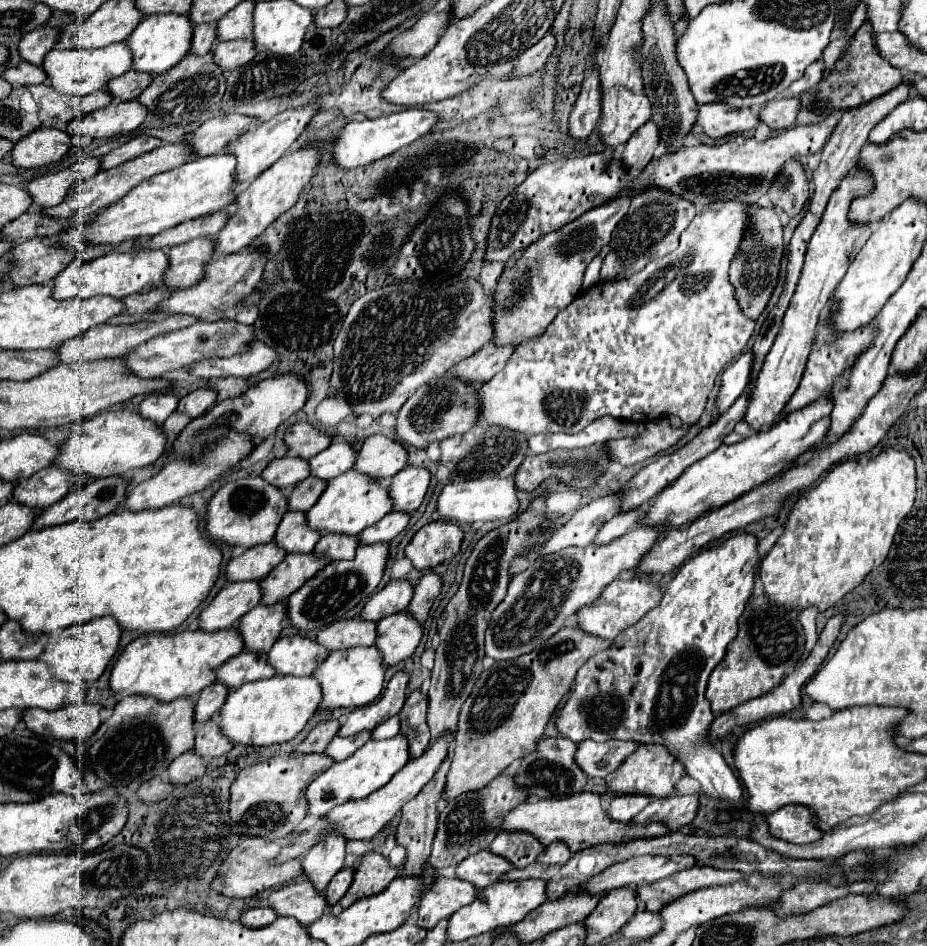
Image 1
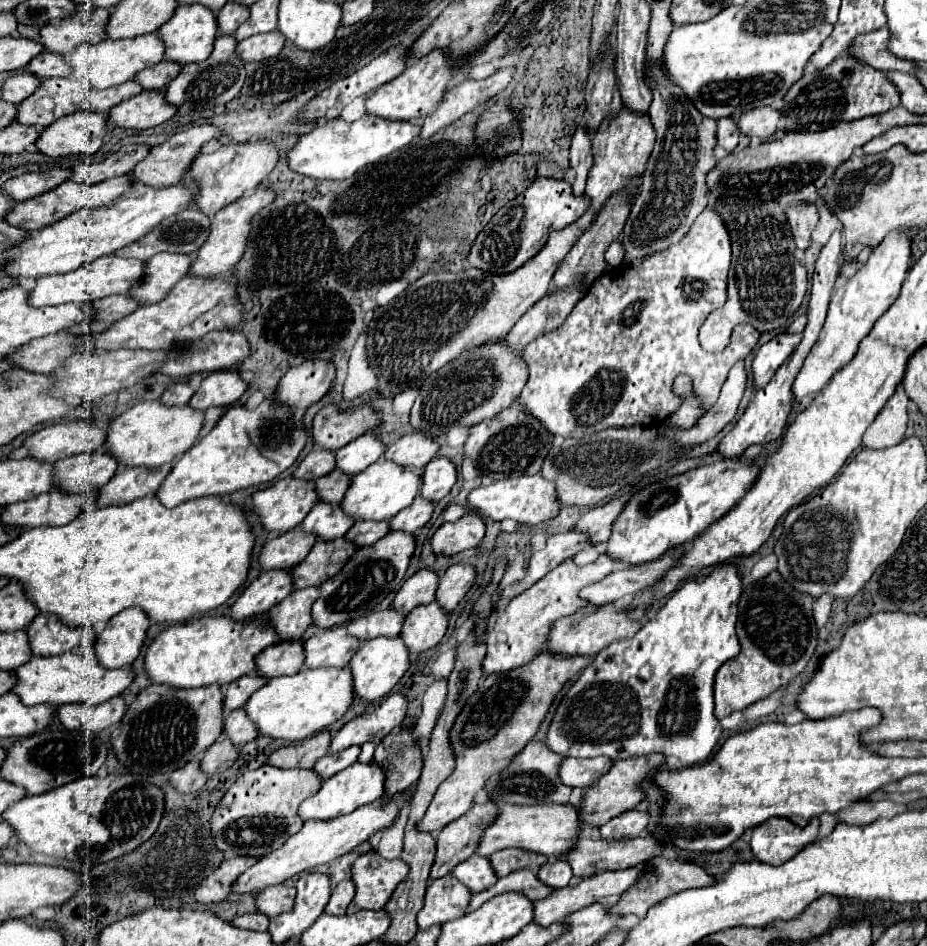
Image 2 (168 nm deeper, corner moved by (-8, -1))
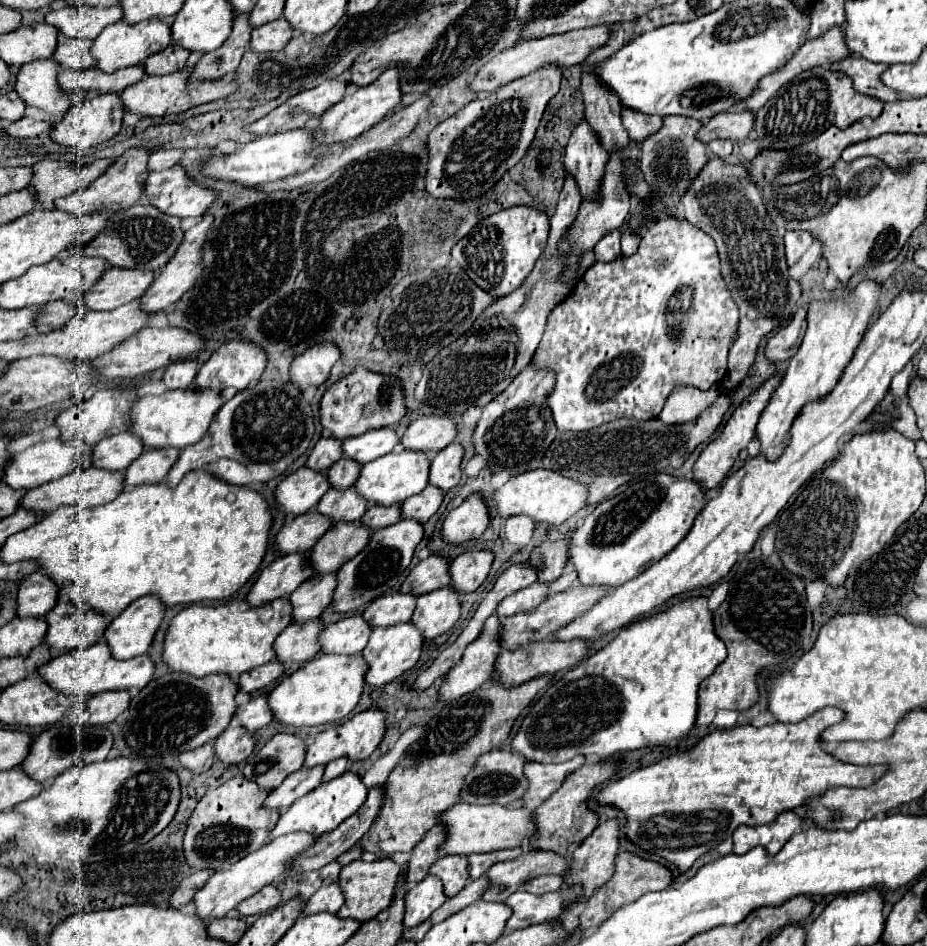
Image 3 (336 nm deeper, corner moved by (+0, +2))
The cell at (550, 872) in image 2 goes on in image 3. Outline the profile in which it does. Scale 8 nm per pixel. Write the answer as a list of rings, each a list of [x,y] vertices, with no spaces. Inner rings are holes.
[[[543,875],[543,877],[535,877],[533,881],[525,883],[525,891],[533,893],[533,895],[545,895],[545,893],[553,893],[555,889],[563,887],[563,877],[561,875]]]

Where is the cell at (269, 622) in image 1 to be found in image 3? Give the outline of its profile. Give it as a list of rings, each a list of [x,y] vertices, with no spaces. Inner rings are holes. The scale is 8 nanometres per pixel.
[[[315,573],[313,577],[309,577],[289,597],[293,605],[293,621],[303,623],[309,619],[317,619],[331,605],[335,587],[337,573]]]

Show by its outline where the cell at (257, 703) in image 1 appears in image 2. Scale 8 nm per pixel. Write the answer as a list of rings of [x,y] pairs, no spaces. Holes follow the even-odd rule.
[[[301,668],[293,676],[273,678],[263,688],[255,690],[245,704],[245,712],[261,736],[301,742],[325,730],[347,712],[353,700],[351,680],[353,678],[349,676],[349,670],[345,668]]]

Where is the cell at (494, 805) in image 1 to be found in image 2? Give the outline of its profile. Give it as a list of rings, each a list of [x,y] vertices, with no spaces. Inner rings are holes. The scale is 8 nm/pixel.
[[[487,798],[485,804],[473,804],[461,818],[441,828],[437,836],[437,856],[431,868],[431,878],[449,874],[457,864],[471,858],[481,842],[483,832],[497,820],[499,806]]]

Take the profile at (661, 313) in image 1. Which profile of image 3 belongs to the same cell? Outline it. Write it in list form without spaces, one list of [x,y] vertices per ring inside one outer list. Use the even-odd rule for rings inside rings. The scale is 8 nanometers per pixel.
[[[669,217],[669,219],[661,219],[661,221],[653,223],[647,229],[647,233],[641,241],[641,247],[635,255],[631,255],[631,257],[621,255],[615,261],[609,261],[609,263],[597,261],[595,265],[591,265],[585,271],[585,275],[581,277],[581,281],[577,283],[577,287],[573,289],[573,293],[569,293],[569,297],[561,305],[557,305],[557,309],[553,309],[553,313],[549,315],[549,325],[543,333],[543,339],[539,343],[533,359],[539,367],[545,367],[545,369],[551,369],[557,373],[557,385],[555,385],[553,393],[547,397],[557,429],[559,431],[589,431],[603,423],[619,419],[619,417],[657,419],[667,397],[673,393],[675,387],[697,387],[701,391],[711,389],[713,385],[721,383],[723,377],[727,375],[727,355],[729,355],[729,345],[737,337],[737,325],[739,325],[739,309],[723,281],[717,247],[713,245],[713,239],[707,233],[703,233],[699,227],[691,225],[687,219],[677,221],[675,217]]]

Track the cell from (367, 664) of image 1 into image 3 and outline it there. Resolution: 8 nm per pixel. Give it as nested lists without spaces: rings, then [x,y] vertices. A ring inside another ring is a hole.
[[[401,623],[401,625],[391,625],[391,627],[383,627],[383,629],[373,629],[371,639],[363,651],[363,657],[369,661],[369,673],[365,675],[367,685],[373,687],[381,687],[391,683],[393,679],[401,677],[405,671],[413,669],[415,663],[421,657],[421,649],[423,649],[425,637],[423,633],[411,625],[411,623]]]

